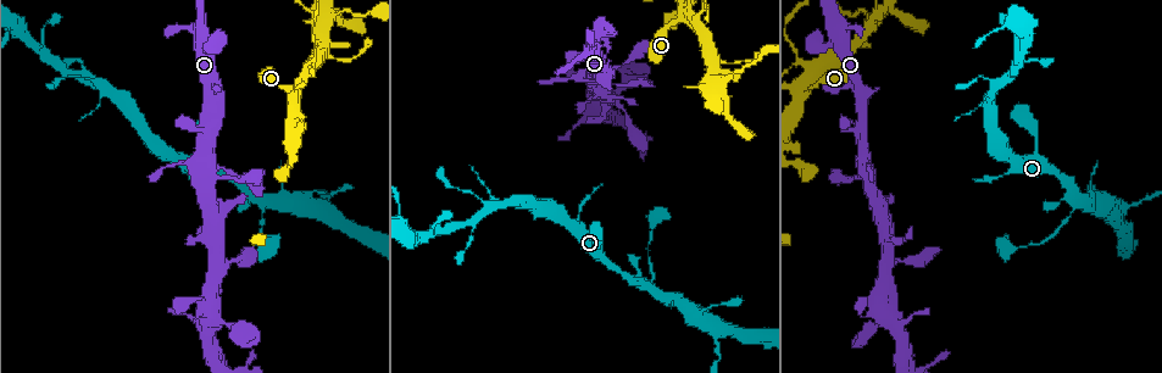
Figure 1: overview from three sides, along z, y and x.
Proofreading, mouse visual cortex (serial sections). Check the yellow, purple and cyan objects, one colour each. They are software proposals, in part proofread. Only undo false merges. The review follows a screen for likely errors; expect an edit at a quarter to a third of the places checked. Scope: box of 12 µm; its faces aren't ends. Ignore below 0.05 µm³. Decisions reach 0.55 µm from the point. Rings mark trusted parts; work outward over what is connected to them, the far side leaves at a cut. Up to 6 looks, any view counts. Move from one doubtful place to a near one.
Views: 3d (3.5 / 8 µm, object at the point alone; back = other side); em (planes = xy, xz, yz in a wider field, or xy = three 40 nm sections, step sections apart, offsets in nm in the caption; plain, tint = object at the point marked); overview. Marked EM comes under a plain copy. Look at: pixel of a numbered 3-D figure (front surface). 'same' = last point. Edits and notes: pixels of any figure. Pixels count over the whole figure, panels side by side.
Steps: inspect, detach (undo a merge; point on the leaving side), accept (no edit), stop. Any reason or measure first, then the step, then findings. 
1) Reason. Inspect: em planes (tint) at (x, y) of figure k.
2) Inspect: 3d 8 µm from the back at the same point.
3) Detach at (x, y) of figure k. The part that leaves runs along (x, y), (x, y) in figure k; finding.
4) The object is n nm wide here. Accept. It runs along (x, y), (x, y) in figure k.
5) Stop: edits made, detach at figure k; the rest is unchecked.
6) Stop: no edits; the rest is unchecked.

Thick turns thin. Inspect: 3d 3.5 µm at (682, 20) of figure 1.

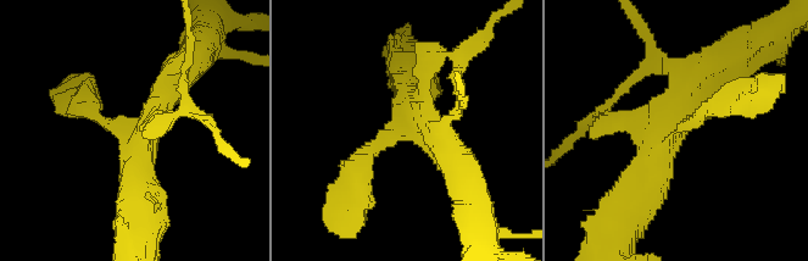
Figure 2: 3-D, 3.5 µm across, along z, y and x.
4 arms meet here; the arms are 150, 300, 350, 450 nm wide; need the tissue. Inspect: em xy step 1 (tint) at (402, 136) of figure 2.

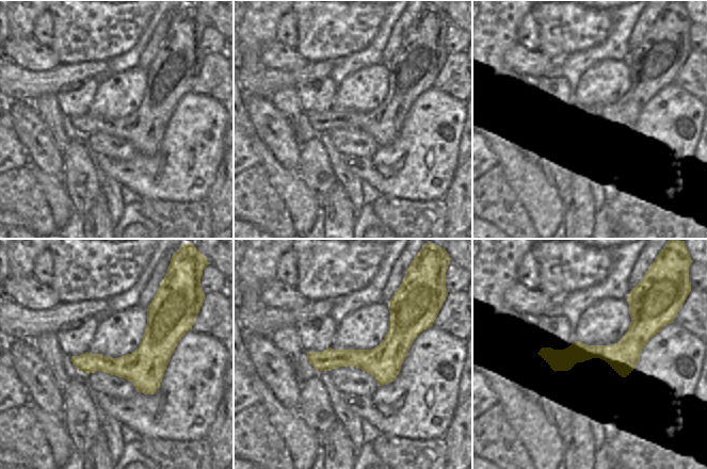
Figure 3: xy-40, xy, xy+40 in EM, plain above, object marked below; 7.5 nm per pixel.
Accept. Continuous, no second cell.

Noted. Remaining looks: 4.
Thin arm on a thick one. Inspect: 3d 3.5 µm from the back at (201, 168) of figure 1.

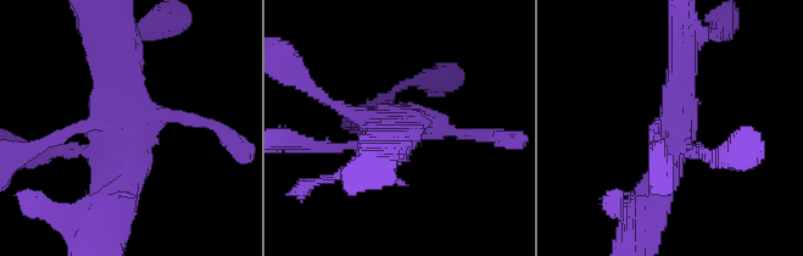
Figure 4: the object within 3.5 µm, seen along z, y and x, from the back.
Inspect: em xy step 1 (tint) at (677, 127) of figure 4.

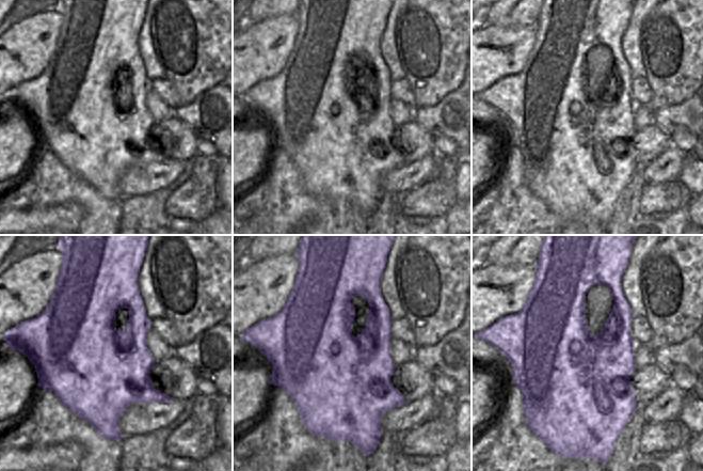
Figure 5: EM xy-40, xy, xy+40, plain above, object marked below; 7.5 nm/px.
Accept. It runs along (681, 49), (672, 150), (650, 202) in figure 4; continuous, no second cell.

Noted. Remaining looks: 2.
Thin arm on a thick one. Inspect: 3d 3.5 µm from the back at (651, 288) of figure 1.

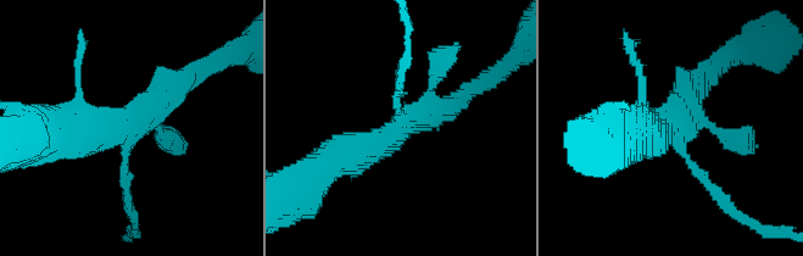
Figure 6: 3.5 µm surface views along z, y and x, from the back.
3 arms meet here; the arms are 150, 300, 450 nm wide; shape alone is not enough. Inspect: em xy step 2 (tint) at (398, 131) of figure 6.

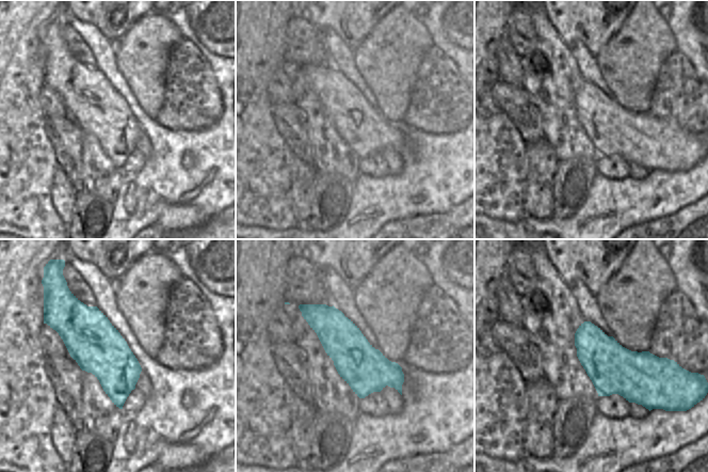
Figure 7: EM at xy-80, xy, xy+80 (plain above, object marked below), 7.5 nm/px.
Accept. It runs along (308, 307), (399, 388) in figure 7; continuous, no second cell.

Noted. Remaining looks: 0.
Stop: no edits; the rest is unchecked.

